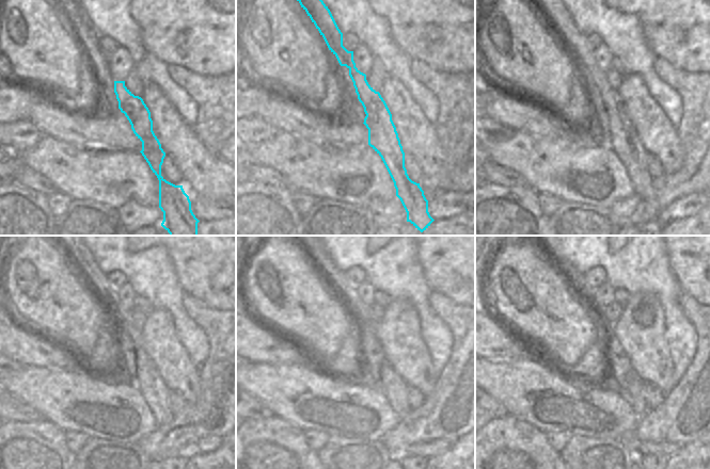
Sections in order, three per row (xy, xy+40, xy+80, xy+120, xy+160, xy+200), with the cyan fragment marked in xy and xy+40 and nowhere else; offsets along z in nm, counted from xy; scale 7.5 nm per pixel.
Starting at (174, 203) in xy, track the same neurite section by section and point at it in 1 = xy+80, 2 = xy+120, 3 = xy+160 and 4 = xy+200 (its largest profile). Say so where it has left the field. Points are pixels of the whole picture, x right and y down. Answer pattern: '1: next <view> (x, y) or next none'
1: next xy+80 (622, 139)
2: next xy+120 (155, 391)
3: next xy+160 (320, 257)
4: next xy+200 (635, 394)

